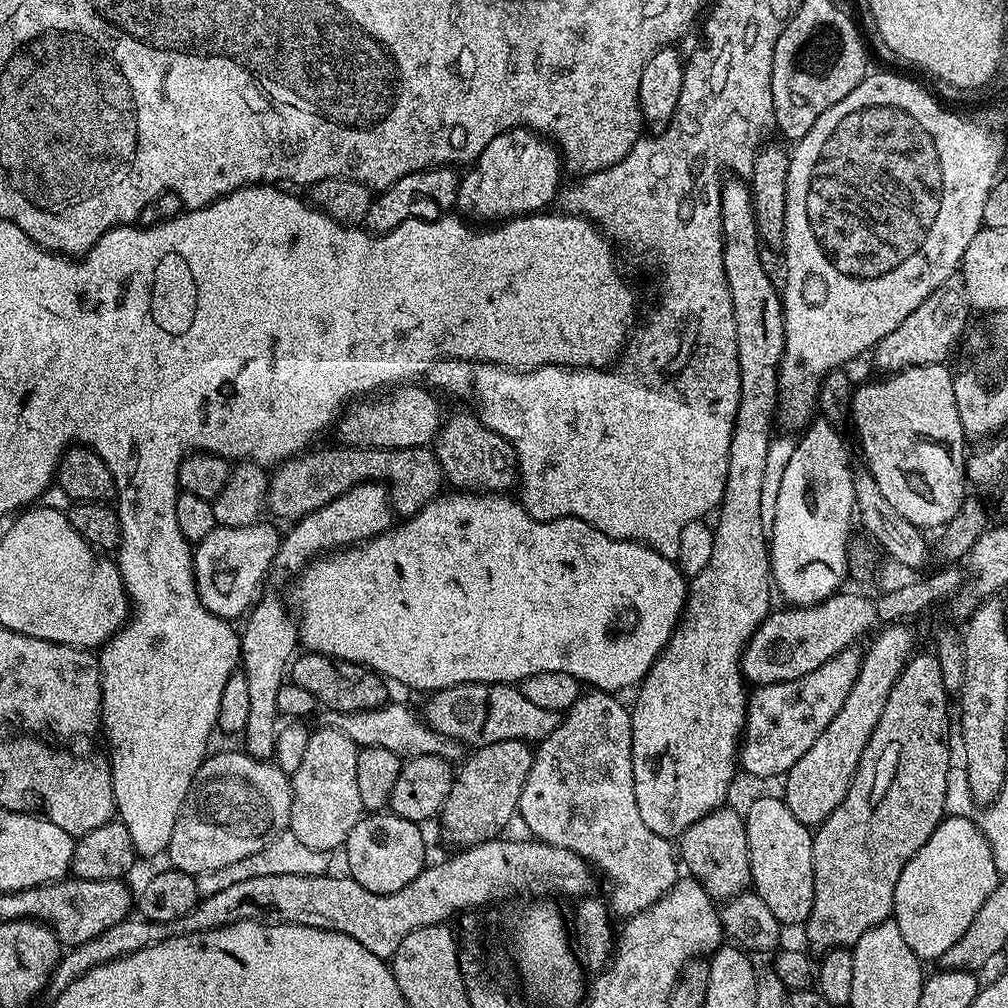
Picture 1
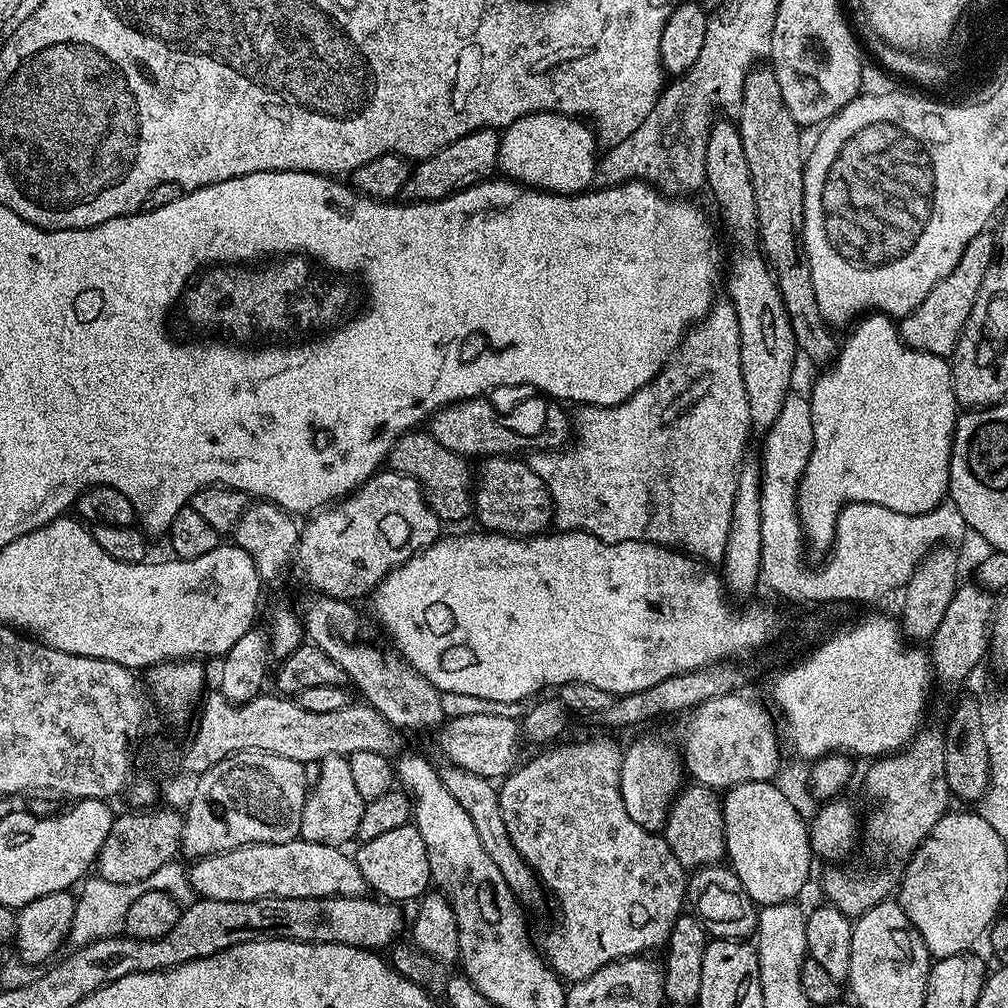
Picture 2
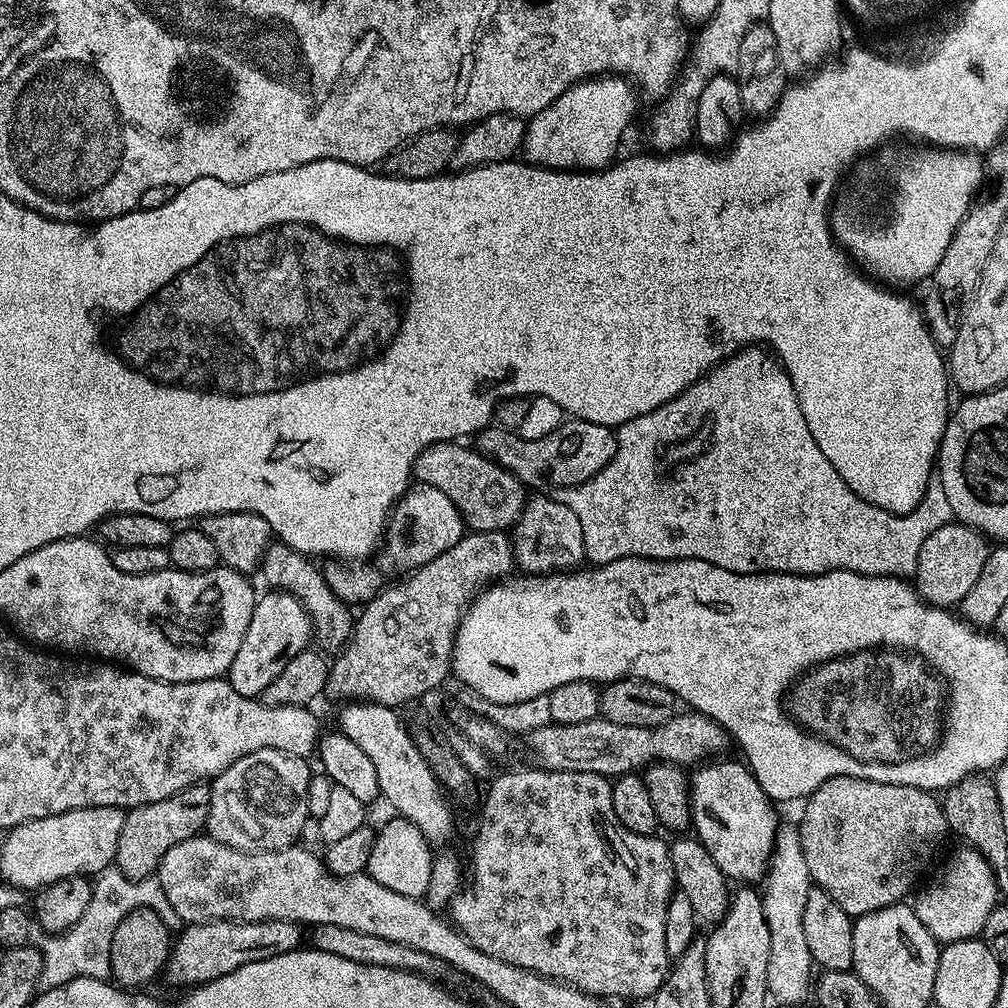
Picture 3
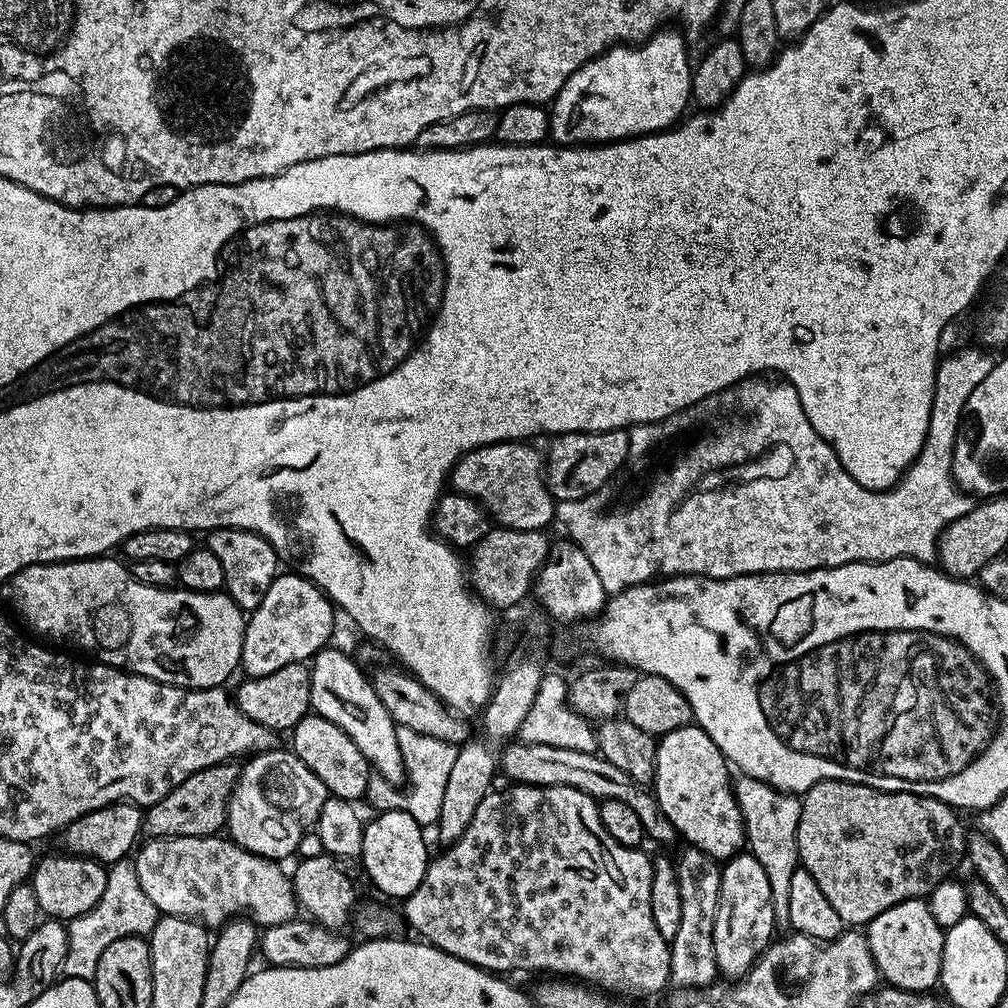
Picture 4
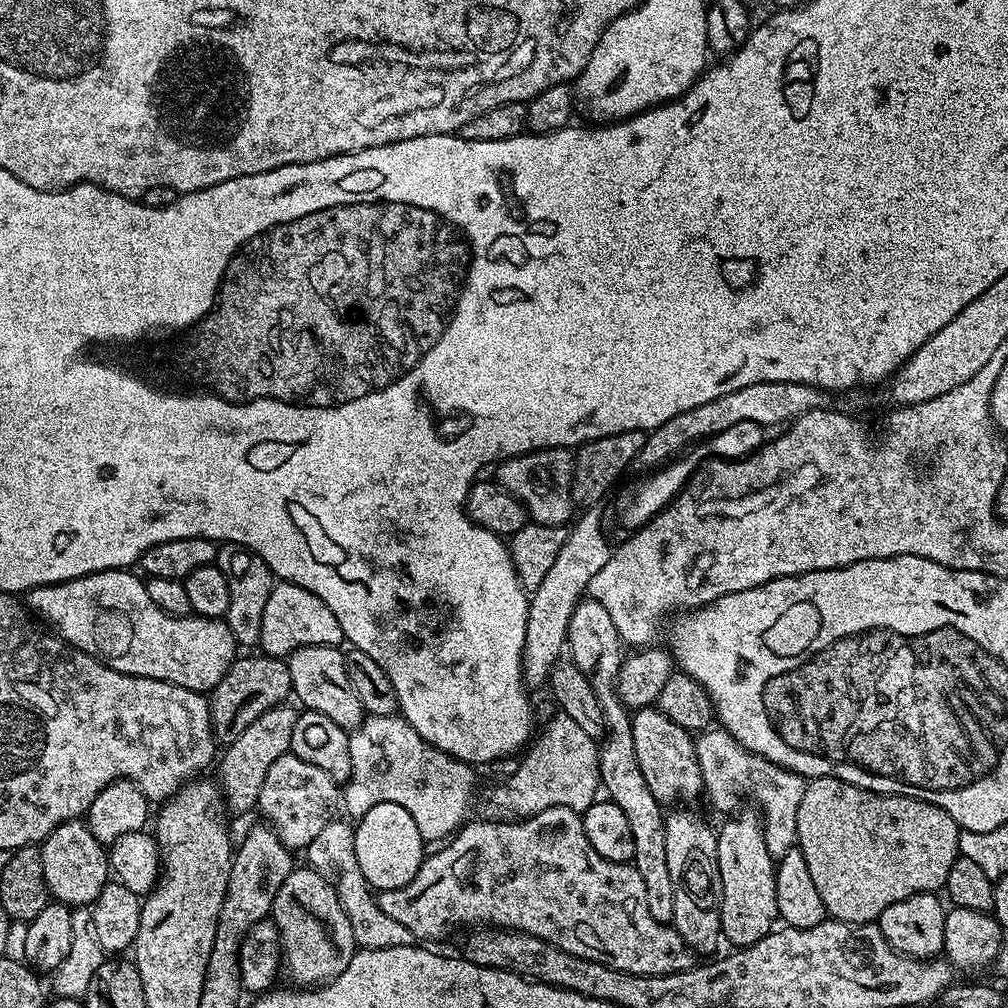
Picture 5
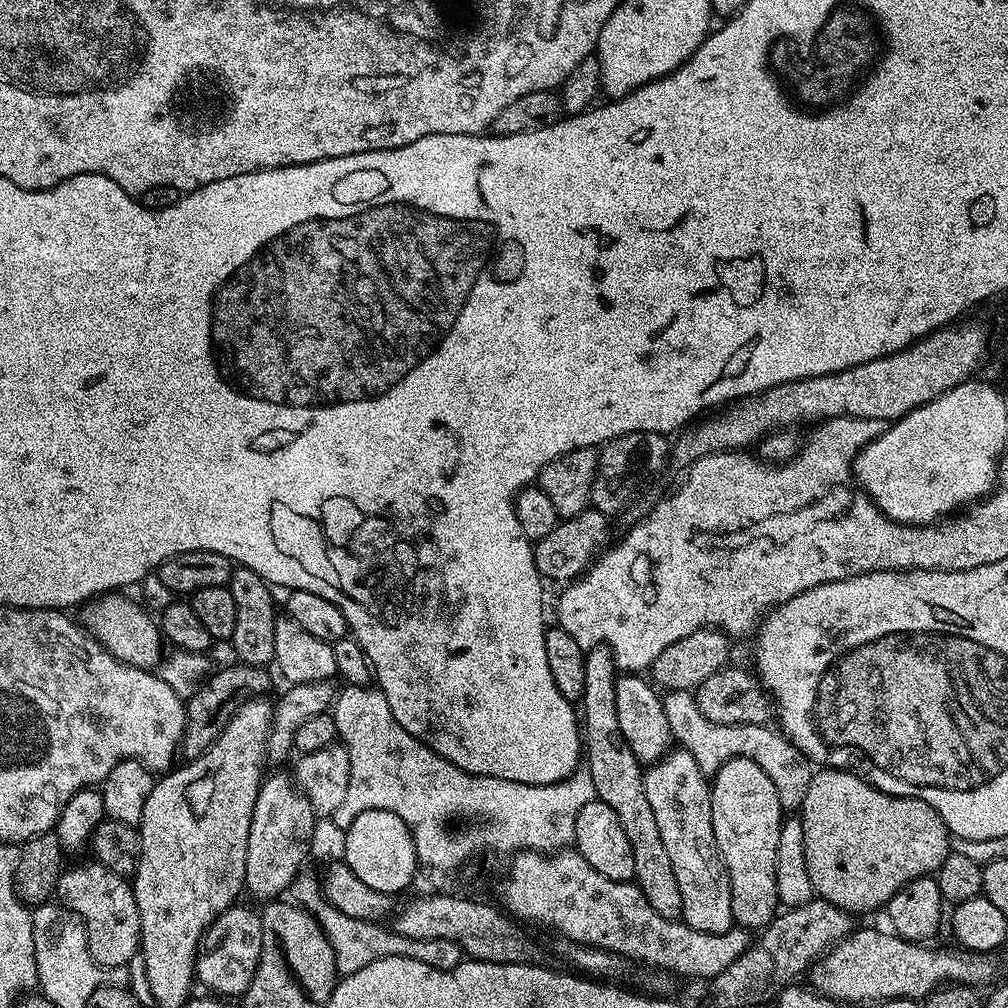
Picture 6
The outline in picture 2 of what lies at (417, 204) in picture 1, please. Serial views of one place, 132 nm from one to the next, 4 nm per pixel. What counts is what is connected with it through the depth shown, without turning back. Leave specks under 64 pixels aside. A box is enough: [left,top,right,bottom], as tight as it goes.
[403,128,500,202]

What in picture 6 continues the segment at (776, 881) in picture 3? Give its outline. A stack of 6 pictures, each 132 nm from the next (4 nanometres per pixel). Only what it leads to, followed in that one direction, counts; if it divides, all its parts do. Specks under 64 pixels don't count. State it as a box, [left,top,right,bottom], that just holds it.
[663,691,813,810]

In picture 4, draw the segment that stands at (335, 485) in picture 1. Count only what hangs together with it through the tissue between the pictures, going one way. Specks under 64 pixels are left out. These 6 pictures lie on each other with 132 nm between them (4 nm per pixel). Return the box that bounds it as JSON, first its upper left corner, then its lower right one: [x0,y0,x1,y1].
[450,442,557,530]

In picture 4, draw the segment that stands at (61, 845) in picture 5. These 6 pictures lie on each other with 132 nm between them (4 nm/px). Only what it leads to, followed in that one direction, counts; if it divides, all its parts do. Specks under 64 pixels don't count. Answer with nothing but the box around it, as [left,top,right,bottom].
[30,856,108,922]

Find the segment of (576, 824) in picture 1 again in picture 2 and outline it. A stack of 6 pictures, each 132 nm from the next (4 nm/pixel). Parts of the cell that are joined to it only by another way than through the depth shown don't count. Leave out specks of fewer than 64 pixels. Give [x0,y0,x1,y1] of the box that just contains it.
[498,740,686,982]

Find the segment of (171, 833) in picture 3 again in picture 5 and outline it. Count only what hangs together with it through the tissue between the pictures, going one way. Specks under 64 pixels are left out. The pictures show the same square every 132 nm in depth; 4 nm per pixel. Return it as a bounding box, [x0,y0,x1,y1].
[218,703,298,812]

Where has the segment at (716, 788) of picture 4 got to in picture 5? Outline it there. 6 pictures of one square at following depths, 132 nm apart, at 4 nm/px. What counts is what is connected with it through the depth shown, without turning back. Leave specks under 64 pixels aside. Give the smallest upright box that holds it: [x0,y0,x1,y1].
[631,707,705,806]

